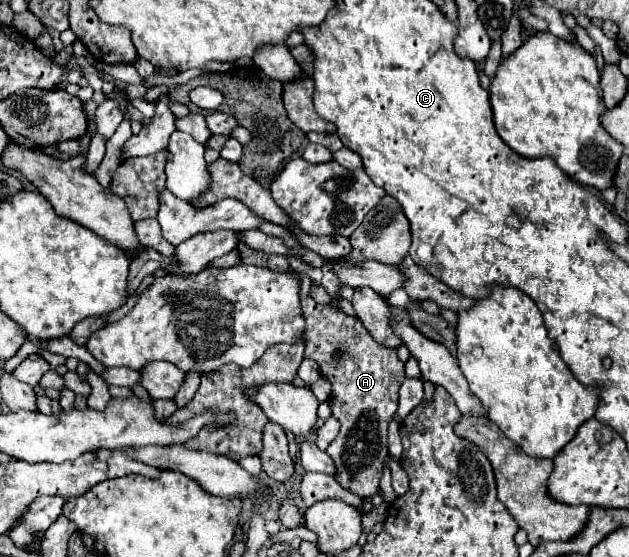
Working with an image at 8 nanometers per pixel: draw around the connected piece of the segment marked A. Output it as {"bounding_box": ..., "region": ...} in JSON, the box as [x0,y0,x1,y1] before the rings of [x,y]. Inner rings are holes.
{"bounding_box":[301,274,405,498],"region":[[[301,274],[301,306],[307,320],[305,358],[321,366],[321,374],[331,382],[333,416],[341,420],[339,436],[329,444],[327,454],[337,464],[335,480],[361,498],[371,498],[379,490],[383,460],[387,458],[387,424],[399,406],[399,386],[405,380],[403,362],[393,348],[373,340],[359,318],[337,312],[331,306],[317,304],[309,294],[311,278]],[[341,350],[343,358],[333,362],[333,352]]]}

